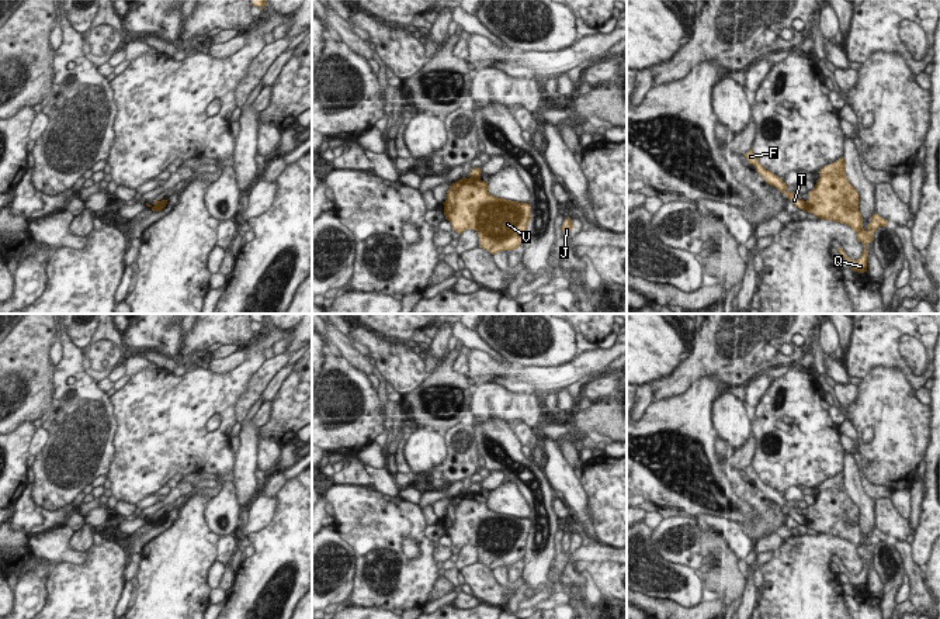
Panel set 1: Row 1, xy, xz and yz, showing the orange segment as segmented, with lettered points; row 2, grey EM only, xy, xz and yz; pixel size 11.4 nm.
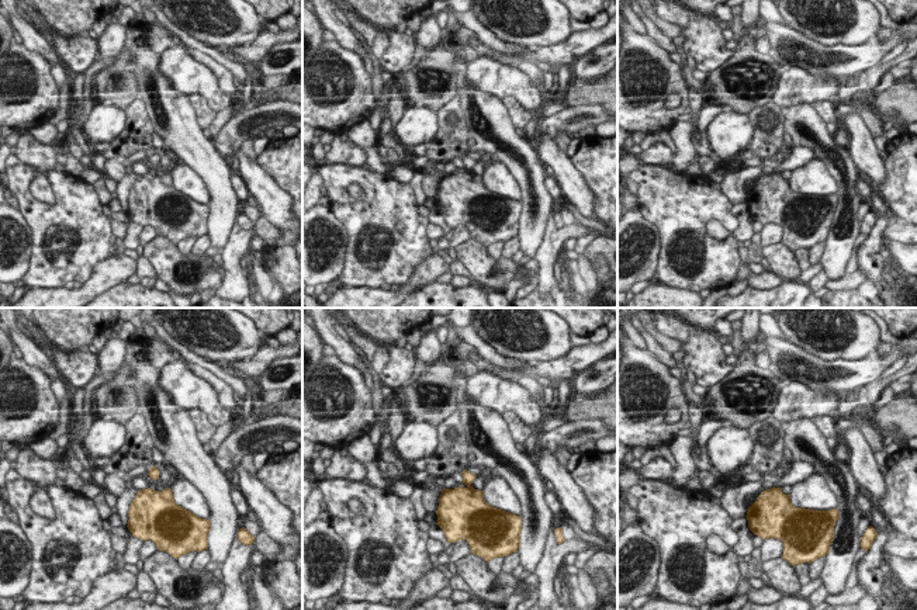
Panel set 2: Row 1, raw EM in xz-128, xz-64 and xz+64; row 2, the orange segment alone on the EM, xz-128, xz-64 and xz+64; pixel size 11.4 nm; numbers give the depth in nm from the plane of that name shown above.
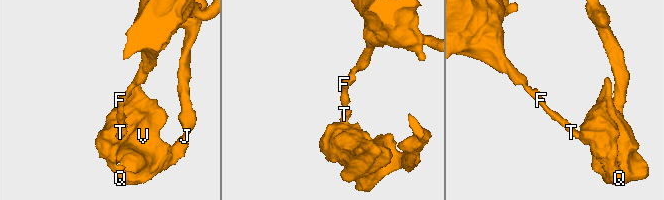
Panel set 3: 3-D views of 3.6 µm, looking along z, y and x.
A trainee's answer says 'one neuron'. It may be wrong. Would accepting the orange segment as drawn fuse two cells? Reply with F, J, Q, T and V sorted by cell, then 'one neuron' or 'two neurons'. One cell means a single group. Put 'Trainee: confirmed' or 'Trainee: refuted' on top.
Trainee: refuted
groups F T / J Q V; two neurons

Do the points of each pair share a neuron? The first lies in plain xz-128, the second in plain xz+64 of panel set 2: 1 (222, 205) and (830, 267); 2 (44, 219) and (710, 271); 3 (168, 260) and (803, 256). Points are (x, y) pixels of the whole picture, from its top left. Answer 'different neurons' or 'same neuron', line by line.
1: same neuron
2: same neuron
3: different neurons

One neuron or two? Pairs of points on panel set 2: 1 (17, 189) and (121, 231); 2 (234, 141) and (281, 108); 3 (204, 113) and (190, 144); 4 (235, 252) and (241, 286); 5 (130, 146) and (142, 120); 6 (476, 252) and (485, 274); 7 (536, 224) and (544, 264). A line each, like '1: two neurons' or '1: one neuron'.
1: two neurons
2: one neuron
3: two neurons
4: one neuron
5: one neuron
6: one neuron
7: two neurons

